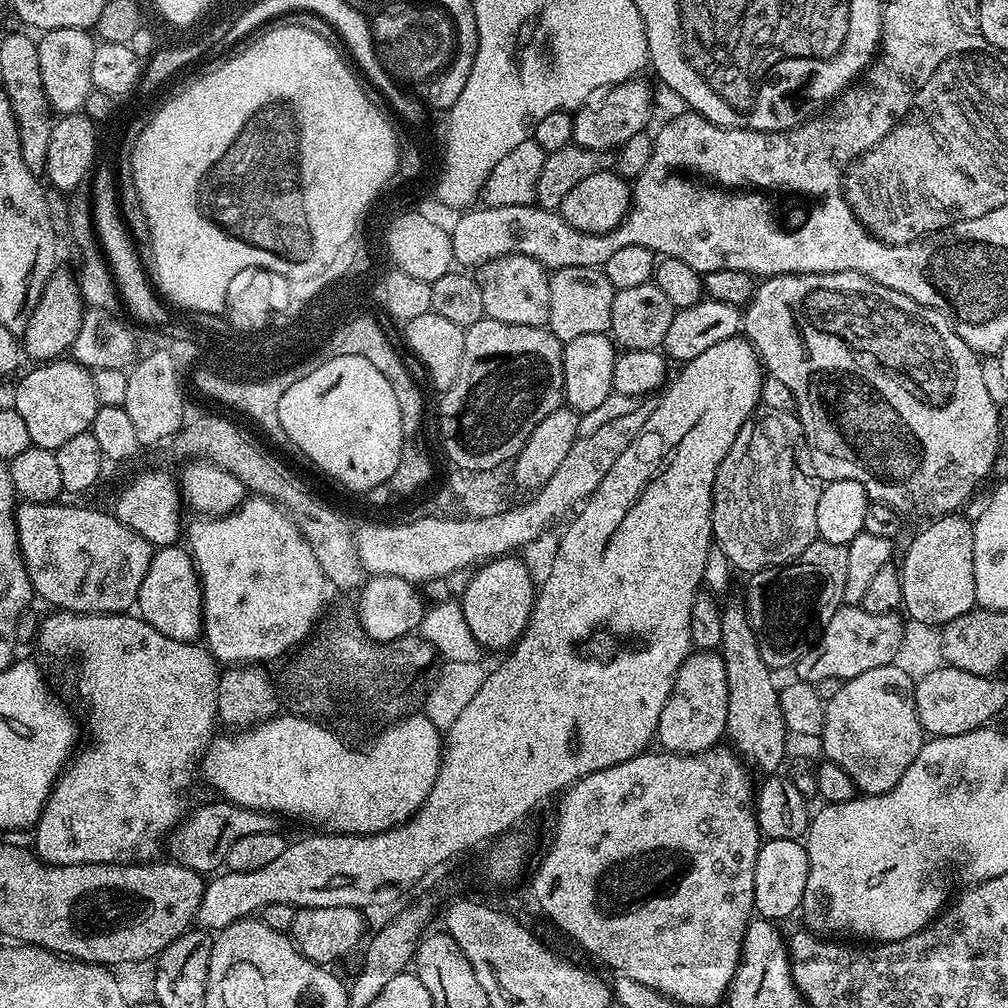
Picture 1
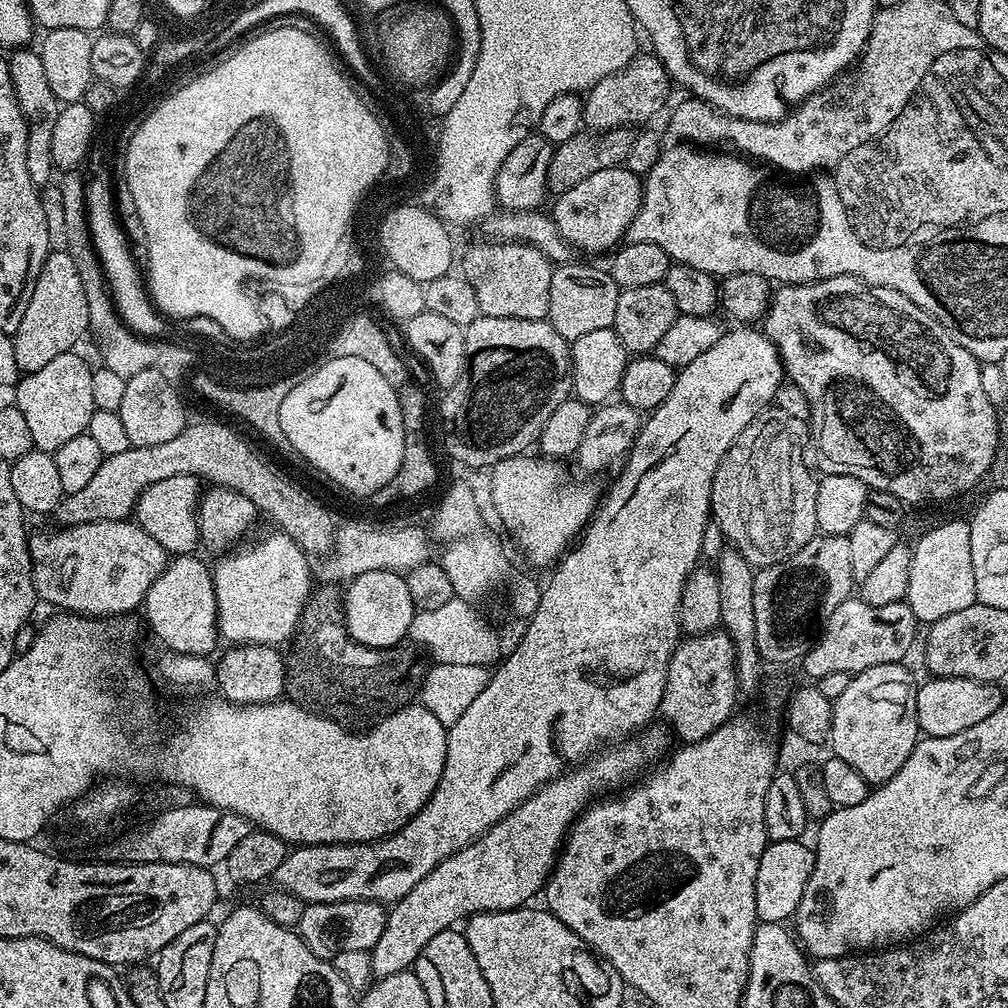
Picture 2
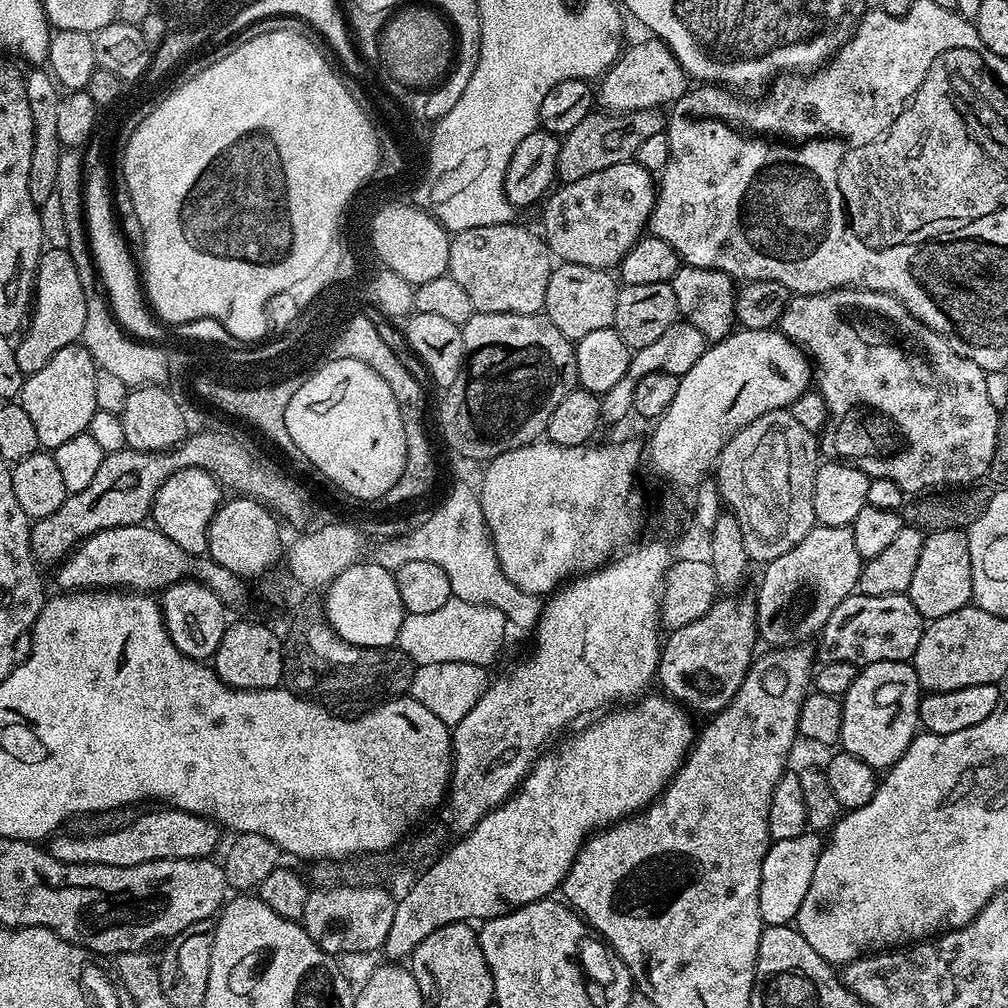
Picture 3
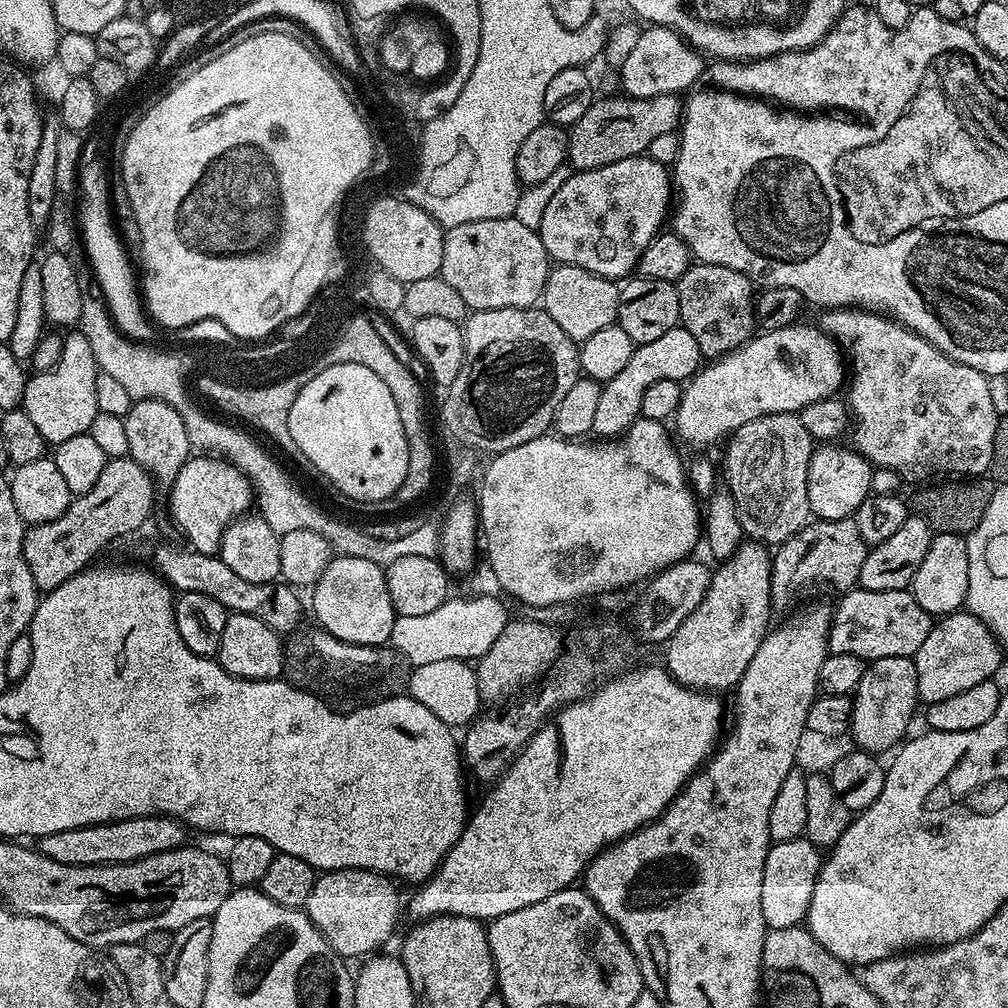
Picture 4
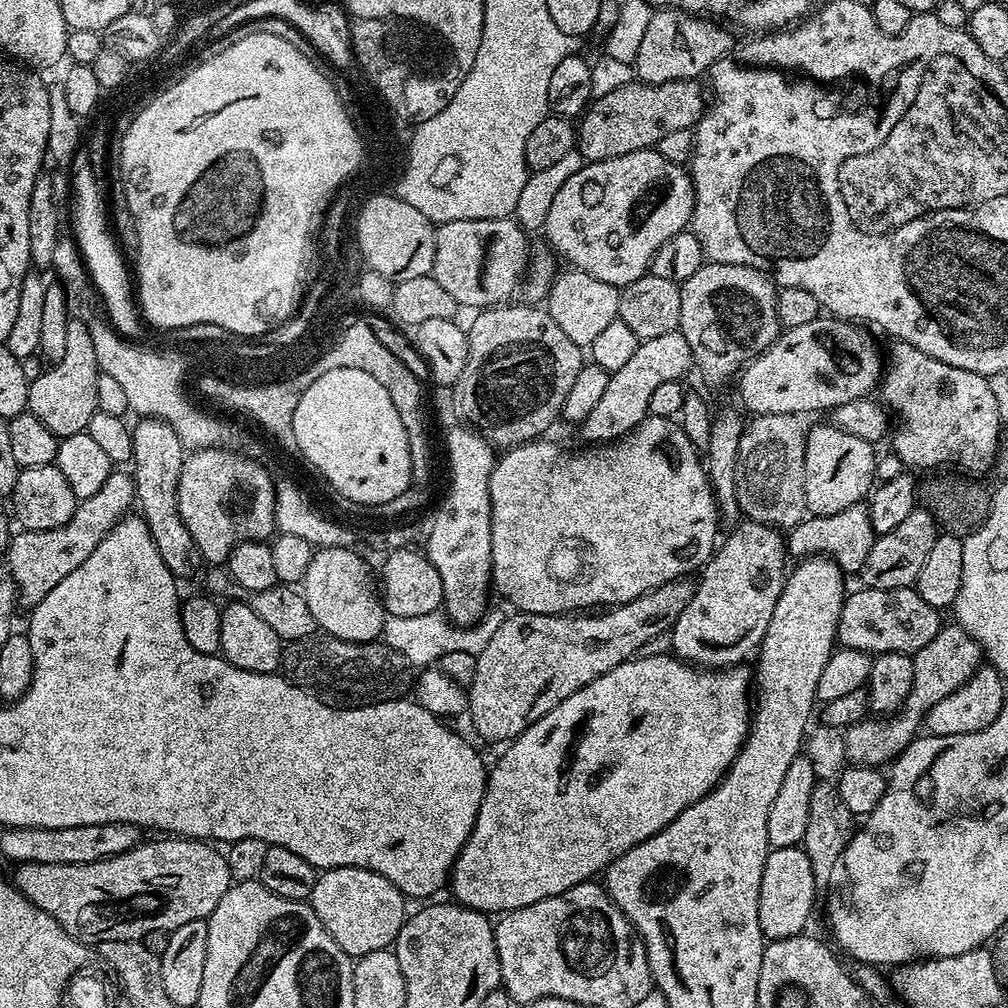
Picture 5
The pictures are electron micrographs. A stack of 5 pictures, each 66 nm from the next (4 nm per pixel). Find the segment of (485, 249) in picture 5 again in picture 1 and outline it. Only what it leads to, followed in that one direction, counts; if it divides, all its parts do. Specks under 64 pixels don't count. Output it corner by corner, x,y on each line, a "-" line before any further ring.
519,254
499,256
479,265
475,277
482,290
482,306
487,319
514,326
543,328
547,325
550,314
549,273
543,264

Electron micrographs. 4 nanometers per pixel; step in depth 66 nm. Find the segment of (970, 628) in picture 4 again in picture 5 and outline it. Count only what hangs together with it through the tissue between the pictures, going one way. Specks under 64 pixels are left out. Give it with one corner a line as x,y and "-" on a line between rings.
949,624
949,628
948,625
941,627
940,632
934,634
934,638
930,638
930,642
926,642
926,646
912,656
914,686
910,686
910,694
900,711
885,715
883,718
865,718
843,729
845,757
852,764
884,766
884,763
887,765
895,761
896,757
905,752
916,739
925,723
928,709
938,706
942,698
950,698
950,694
961,688
976,673
976,669
981,667
980,645
973,636
966,634
966,630
959,624

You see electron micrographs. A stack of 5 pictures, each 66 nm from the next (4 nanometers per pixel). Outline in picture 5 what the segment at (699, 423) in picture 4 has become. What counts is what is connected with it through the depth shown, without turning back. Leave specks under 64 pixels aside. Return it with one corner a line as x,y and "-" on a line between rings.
817,318
814,322
805,322
802,326
783,329
780,337
778,337
761,356
755,356
749,364
744,365
742,371
739,373
738,381
740,380
741,402
749,408
749,413
757,416
764,416
768,412
770,414
790,414
794,416
797,414
805,414
804,412
825,411
824,413
827,413
831,409
842,406
843,403
854,402
856,399
867,397
869,394
872,394
872,392
875,393
882,380
882,368
880,372
880,348
872,341
872,336
867,330
869,331
867,327
861,326
859,323
835,318

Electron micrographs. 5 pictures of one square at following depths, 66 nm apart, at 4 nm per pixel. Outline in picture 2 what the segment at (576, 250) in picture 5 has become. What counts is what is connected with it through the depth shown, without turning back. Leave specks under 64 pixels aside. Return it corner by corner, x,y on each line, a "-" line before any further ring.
623,166
607,168
598,170
598,174
590,174
590,178
578,182
578,186
570,186
570,190
555,197
556,205
550,209
550,215
560,237
573,249
608,254
627,237
643,197
641,177

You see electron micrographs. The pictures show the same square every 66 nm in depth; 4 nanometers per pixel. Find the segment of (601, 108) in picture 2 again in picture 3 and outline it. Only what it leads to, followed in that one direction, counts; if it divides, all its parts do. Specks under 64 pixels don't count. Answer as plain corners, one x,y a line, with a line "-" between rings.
647,38
633,48
625,47
617,56
615,64
604,73
598,84
598,104
605,113
633,112
643,108
659,109
659,104
670,106
683,96
690,87
690,77
674,58
674,54
664,43
655,38

